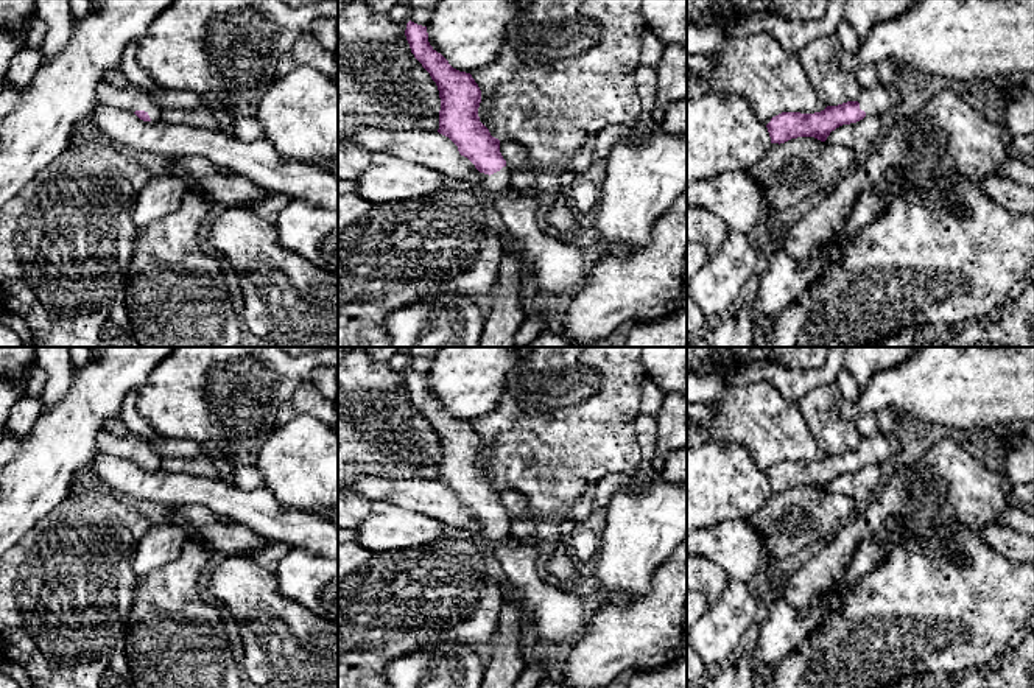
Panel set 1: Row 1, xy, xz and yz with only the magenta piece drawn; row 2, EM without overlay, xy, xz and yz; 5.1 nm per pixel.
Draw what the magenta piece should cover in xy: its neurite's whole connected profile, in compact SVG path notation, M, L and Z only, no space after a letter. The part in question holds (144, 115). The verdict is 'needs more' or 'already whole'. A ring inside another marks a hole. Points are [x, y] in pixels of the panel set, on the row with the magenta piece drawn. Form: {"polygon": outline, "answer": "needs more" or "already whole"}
{"polygon": "M107 81L97 86L98 104L134 112L143 121L159 121L160 106L140 87L117 87Z", "answer": "needs more"}

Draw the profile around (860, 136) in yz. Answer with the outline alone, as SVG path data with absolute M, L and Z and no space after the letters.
M866 115L863 120L842 125L830 132L827 143L835 149L850 148L855 153L872 148L881 135L880 115Z

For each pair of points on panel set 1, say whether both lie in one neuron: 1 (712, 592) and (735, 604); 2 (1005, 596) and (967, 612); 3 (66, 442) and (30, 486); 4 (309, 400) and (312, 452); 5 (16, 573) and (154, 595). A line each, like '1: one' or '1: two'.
1: two
2: one
3: one
4: two
5: two

